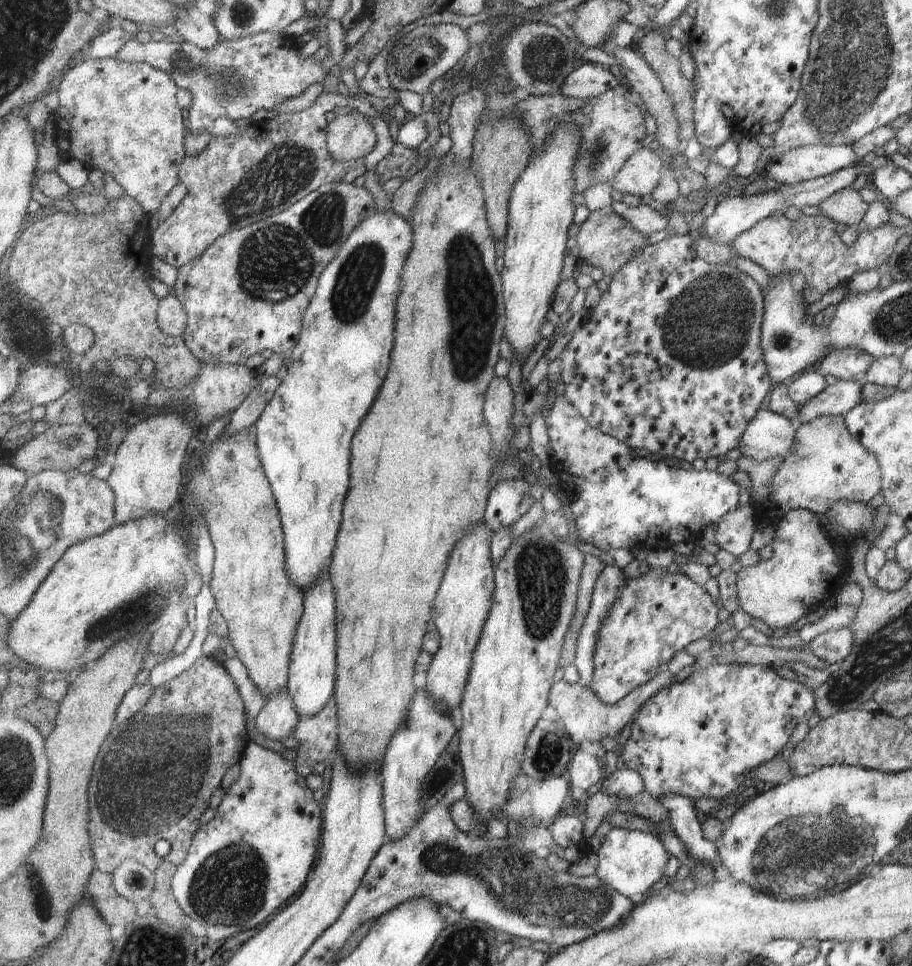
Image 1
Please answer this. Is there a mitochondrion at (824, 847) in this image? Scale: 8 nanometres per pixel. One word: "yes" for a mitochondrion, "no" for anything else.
yes

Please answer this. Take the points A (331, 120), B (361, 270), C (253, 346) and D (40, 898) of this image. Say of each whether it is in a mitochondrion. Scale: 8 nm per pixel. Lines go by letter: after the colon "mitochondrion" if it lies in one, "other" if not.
A: other
B: mitochondrion
C: other
D: mitochondrion

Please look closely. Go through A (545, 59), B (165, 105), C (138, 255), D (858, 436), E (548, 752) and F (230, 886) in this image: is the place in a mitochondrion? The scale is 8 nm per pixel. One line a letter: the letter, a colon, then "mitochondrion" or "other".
A: mitochondrion
B: other
C: other
D: other
E: mitochondrion
F: mitochondrion

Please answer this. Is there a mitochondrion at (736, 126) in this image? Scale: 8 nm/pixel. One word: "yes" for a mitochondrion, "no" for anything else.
no

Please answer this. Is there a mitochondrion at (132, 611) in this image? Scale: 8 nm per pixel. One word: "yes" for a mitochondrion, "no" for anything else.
yes

